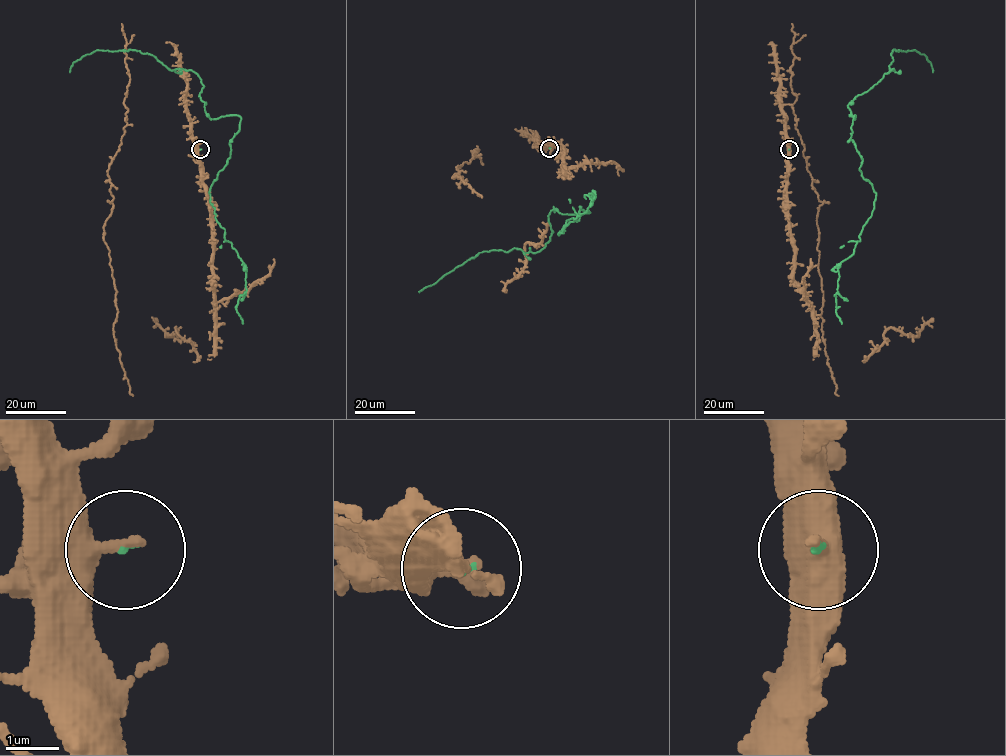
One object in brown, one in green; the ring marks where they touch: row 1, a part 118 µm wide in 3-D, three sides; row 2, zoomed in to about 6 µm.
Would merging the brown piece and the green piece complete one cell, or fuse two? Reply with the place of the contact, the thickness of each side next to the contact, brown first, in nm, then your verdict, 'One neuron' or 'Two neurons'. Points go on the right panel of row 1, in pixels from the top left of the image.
Place: (789, 149). Thickness 500 nm (brown) against 60 nm. One neuron

